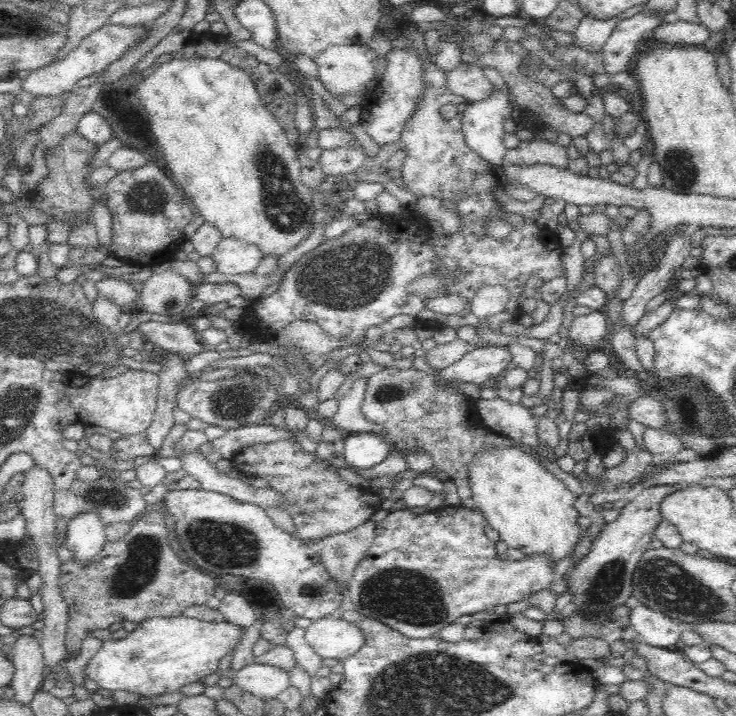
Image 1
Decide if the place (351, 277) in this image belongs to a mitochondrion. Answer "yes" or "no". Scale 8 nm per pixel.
yes

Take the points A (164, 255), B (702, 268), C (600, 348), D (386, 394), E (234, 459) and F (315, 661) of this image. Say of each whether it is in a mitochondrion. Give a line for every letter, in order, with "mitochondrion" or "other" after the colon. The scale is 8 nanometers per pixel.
A: other
B: other
C: other
D: mitochondrion
E: other
F: other

